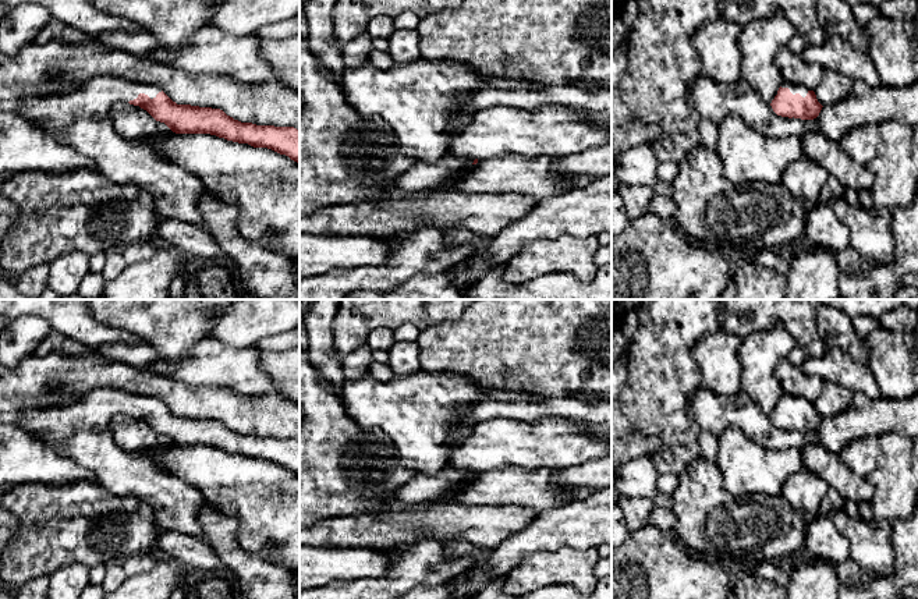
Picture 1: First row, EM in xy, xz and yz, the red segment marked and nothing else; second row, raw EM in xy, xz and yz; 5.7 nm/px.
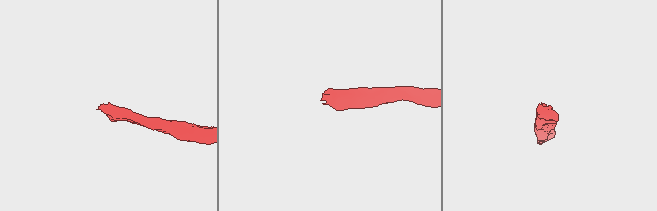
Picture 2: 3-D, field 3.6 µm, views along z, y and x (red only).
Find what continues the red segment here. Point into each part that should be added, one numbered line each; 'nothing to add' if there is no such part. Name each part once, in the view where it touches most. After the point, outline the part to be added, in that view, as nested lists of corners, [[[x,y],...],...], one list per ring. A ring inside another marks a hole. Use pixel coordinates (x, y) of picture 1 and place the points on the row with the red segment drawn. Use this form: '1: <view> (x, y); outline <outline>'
1: xy (82, 116); outline [[[100,75],[67,95],[29,98],[24,100],[18,114],[45,130],[59,130],[61,142],[91,159],[110,181],[146,189],[162,217],[205,227],[199,212],[199,201],[206,192],[203,182],[178,164],[157,156],[143,142],[123,138],[113,127],[110,109],[114,103],[134,100],[139,93],[153,99],[159,92],[162,89],[155,85]]]

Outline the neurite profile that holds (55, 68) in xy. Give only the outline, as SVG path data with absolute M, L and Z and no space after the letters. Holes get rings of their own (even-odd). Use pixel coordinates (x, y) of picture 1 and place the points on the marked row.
M92 39L89 43L52 40L46 45L38 45L33 42L17 56L0 54L0 107L6 111L18 113L22 103L29 98L67 95L100 75L155 85L177 104L220 109L241 123L299 130L299 92L286 88L277 81L244 84L226 74L191 74L155 60L149 54L134 54L98 39Z

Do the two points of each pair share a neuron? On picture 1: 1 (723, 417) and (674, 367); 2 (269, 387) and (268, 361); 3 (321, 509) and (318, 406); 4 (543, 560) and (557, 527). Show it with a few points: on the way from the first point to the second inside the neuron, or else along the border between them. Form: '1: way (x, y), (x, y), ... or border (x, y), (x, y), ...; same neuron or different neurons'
1: border (701, 386), (688, 400), (688, 417), (693, 421); different neurons
2: border (261, 351), (261, 368), (277, 392); different neurons
3: way (321, 484), (321, 431); same neuron
4: border (581, 549), (567, 545), (538, 549), (517, 562); different neurons

